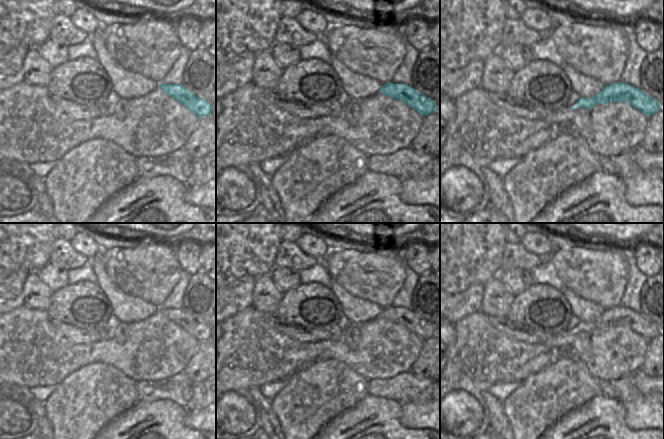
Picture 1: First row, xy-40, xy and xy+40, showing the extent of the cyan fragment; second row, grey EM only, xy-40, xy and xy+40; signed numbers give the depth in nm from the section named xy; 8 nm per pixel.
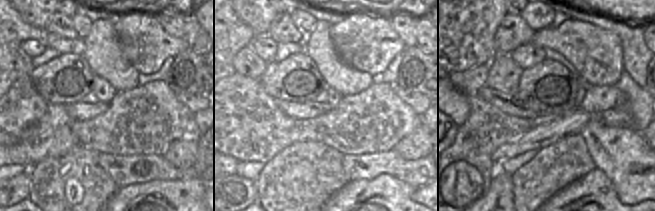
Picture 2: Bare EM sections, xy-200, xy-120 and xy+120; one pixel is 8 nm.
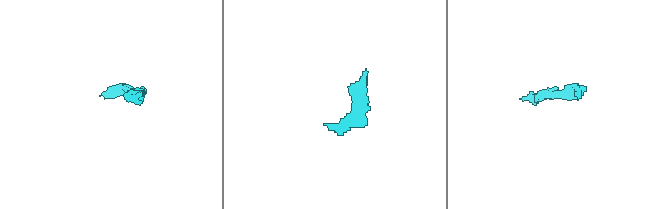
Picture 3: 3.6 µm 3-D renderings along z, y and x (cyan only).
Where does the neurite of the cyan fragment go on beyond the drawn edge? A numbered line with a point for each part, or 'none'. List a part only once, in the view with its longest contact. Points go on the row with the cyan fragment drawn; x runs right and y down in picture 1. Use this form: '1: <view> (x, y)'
1: xy+40 (562, 117).

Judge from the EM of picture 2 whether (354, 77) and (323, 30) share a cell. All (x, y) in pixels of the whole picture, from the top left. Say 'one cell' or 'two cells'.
one cell

